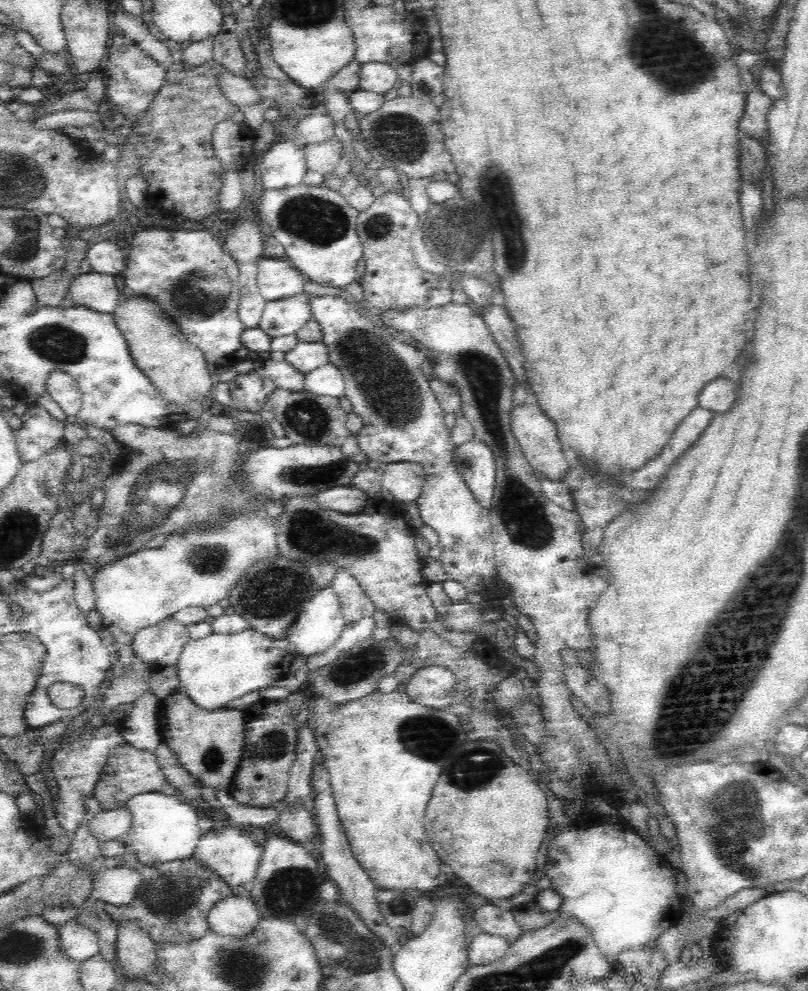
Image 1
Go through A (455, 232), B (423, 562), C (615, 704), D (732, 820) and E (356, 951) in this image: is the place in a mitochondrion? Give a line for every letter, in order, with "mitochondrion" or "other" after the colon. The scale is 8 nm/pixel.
A: mitochondrion
B: other
C: other
D: mitochondrion
E: mitochondrion

